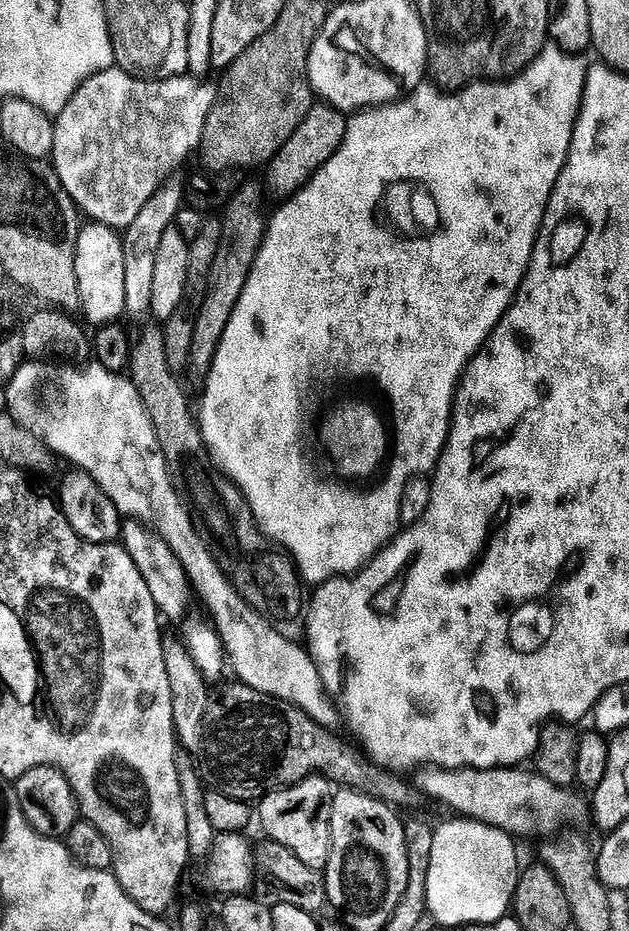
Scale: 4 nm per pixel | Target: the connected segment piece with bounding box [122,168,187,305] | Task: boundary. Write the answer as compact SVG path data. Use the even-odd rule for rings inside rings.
M177 168L167 175L163 184L153 192L151 198L142 206L142 210L135 216L131 226L125 229L122 238L124 250L124 295L125 301L129 305L147 305L151 301L154 262L156 261L158 245L168 227L175 223L175 217L183 205L184 183L187 180L187 175L181 172L182 170Z

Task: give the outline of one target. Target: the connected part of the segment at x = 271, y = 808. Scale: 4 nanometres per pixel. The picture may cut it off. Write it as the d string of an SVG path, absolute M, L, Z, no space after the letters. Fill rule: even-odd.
M308 776L302 782L287 785L279 790L272 790L258 808L258 824L264 827L263 835L269 840L280 843L290 850L294 857L304 862L317 874L323 873L330 854L328 822L322 818L330 800L329 781L322 776Z

